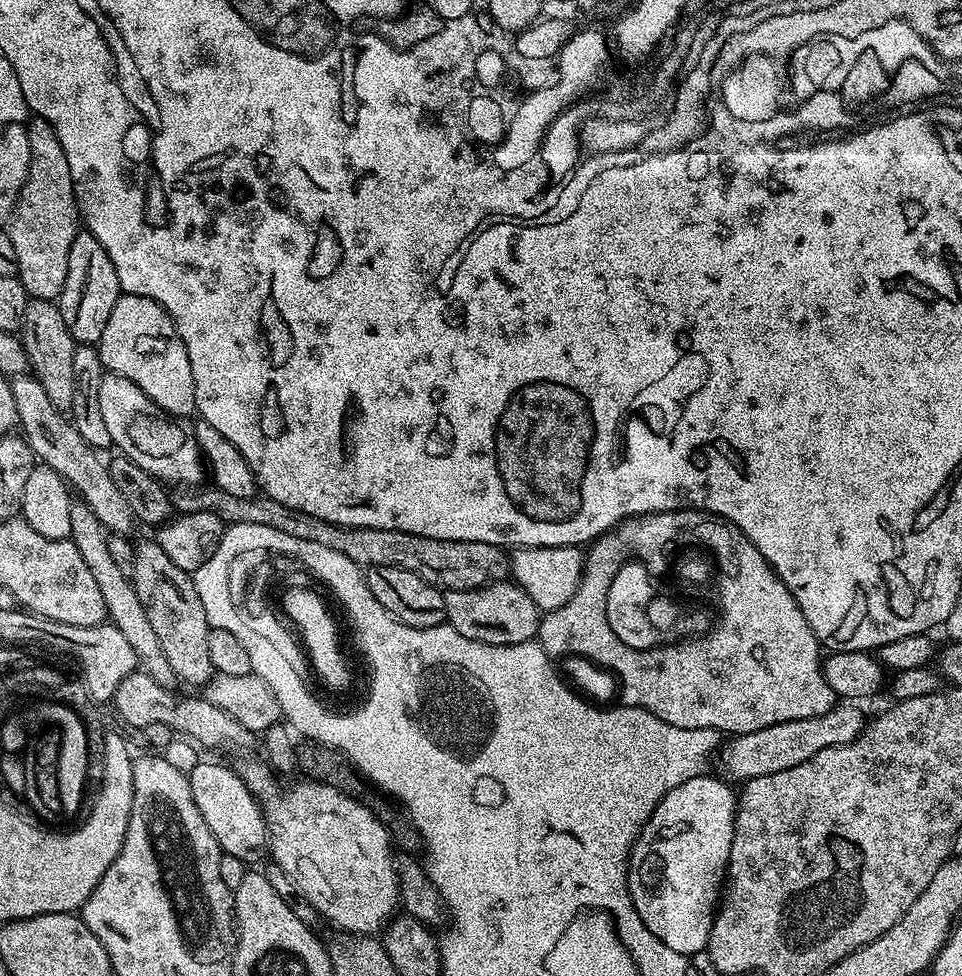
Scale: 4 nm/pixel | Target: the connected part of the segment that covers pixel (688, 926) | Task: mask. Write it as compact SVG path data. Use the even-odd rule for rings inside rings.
M701 774L682 782L682 786L674 786L674 790L658 802L640 837L632 843L632 853L628 856L628 889L634 910L638 910L638 918L642 918L646 930L650 930L654 938L666 942L670 950L678 950L681 958L693 956L708 947L716 909L722 899L722 885L726 880L734 838L737 793L731 792L723 779L715 780L708 775Z

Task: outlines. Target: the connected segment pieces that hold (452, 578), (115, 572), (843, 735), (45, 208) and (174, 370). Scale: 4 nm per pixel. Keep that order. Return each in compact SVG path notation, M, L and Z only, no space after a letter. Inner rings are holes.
M211 482L173 483L168 493L169 502L177 513L196 514L198 511L209 511L216 514L225 525L257 524L282 530L290 534L293 540L304 538L306 542L318 542L320 548L338 550L346 554L350 562L367 570L374 566L398 566L418 574L426 582L444 592L465 592L478 590L488 584L499 584L510 576L510 556L501 545L490 542L458 542L457 540L439 540L426 538L422 534L406 534L402 530L378 530L377 528L342 528L322 518L302 514L282 502L267 498L238 498L227 490L222 490ZM505 552L505 553L504 553Z
M82 502L73 503L70 510L70 539L78 546L78 554L82 554L82 562L94 574L94 582L98 582L98 590L102 590L102 602L107 619L118 630L122 630L130 646L136 651L136 659L143 671L154 678L154 682L171 685L174 677L170 670L170 662L162 654L162 646L158 642L158 634L154 634L154 626L150 626L150 618L146 618L146 610L142 610L142 602L138 602L138 594L134 590L131 577L122 574L122 570L110 555L108 545L109 531L98 522L94 510Z
M840 702L821 716L782 722L774 726L766 726L766 730L754 730L750 734L732 736L729 744L725 743L718 752L720 768L725 772L723 775L729 781L737 780L737 782L762 778L778 770L790 770L790 766L798 766L798 762L806 762L814 758L818 750L826 750L830 746L839 744L849 744L858 738L858 734L864 729L866 723L866 716L863 716L856 708L859 707L855 703Z
M39 118L29 119L26 127L30 138L30 170L6 231L10 242L14 242L16 271L29 297L55 301L64 289L70 246L74 246L82 221L70 178L70 162L66 162L66 150L62 150L58 134L54 134L50 122Z
M122 294L118 302L114 302L114 310L110 310L110 319L106 322L106 330L102 330L98 349L103 367L109 373L116 373L140 387L168 416L184 418L182 416L193 415L196 412L194 374L190 370L190 358L186 354L186 346L170 314L158 302L145 296Z

